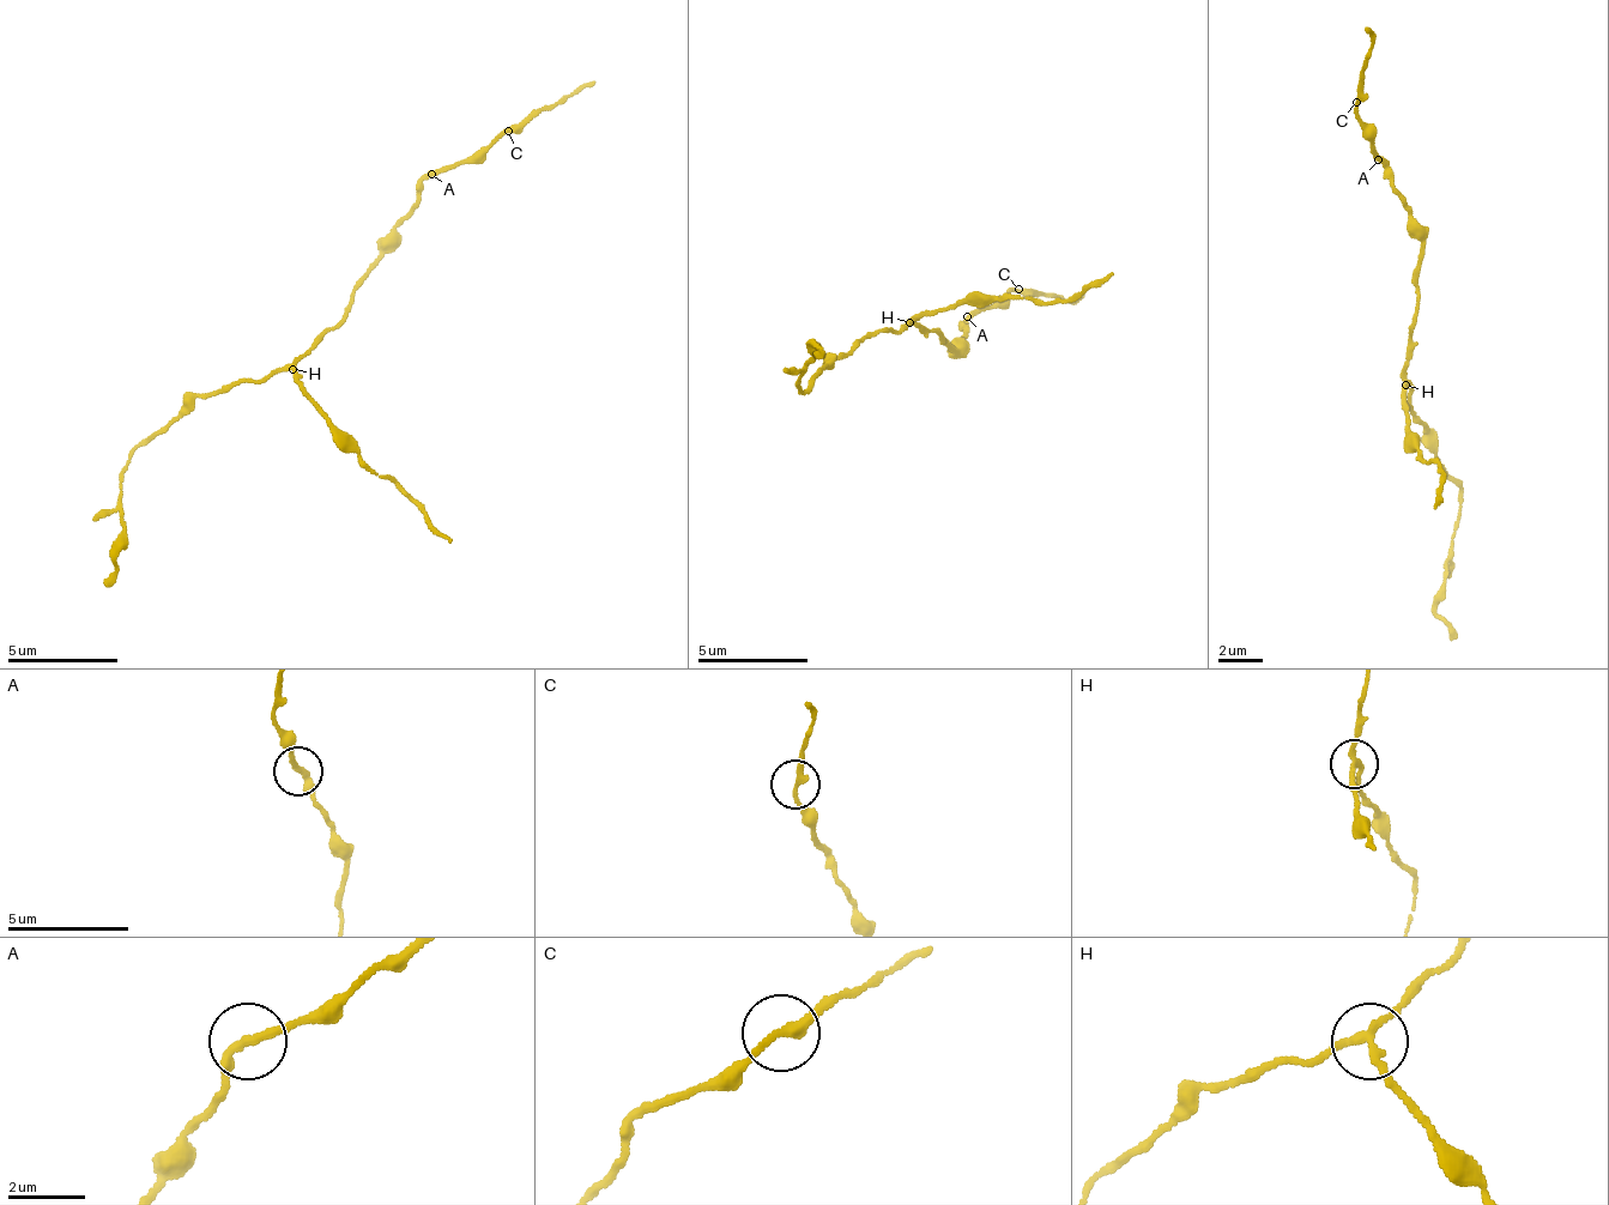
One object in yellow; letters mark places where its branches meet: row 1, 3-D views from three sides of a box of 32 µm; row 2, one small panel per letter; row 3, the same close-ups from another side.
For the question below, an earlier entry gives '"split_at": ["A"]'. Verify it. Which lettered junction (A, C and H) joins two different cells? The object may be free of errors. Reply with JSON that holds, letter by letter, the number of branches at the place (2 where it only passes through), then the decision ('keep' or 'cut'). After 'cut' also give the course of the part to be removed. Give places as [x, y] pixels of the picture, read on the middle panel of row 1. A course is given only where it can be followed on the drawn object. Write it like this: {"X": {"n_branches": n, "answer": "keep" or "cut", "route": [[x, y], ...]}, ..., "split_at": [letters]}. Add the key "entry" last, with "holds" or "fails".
{"A": {"n_branches": 2, "answer": "keep"}, "C": {"n_branches": 2, "answer": "keep"}, "H": {"n_branches": 3, "answer": "cut", "route": [[909, 321], [924, 309], [1014, 297], [1065, 300], [1115, 274]]}, "split_at": ["H"], "entry": "fails"}

